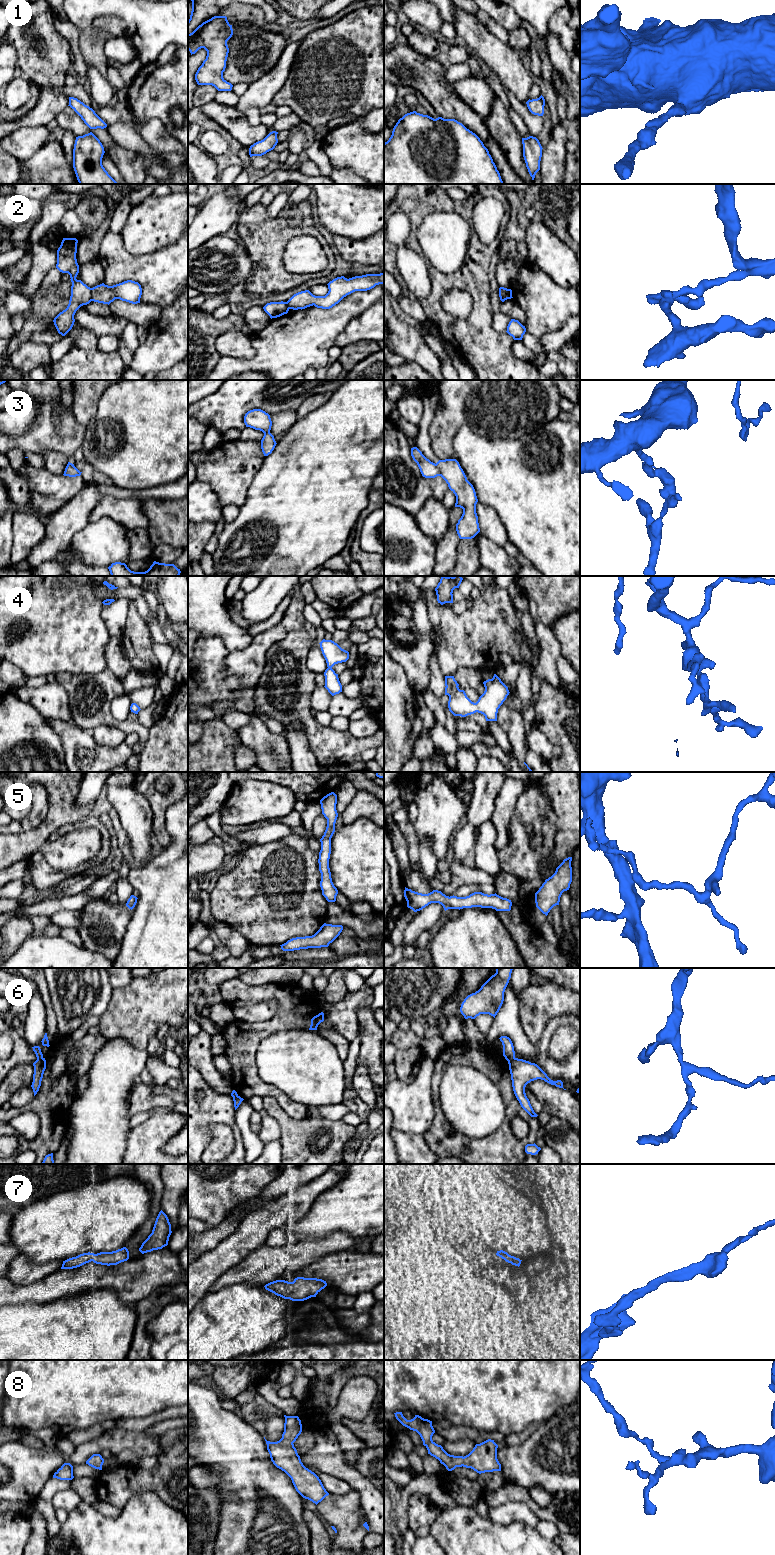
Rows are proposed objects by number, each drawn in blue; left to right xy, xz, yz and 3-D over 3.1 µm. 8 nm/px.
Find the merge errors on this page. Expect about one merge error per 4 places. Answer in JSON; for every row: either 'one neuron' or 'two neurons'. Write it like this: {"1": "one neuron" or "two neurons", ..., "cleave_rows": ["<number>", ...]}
{"1": "one neuron", "2": "two neurons", "3": "two neurons", "4": "one neuron", "5": "one neuron", "6": "two neurons", "7": "one neuron", "8": "one neuron", "cleave_rows": ["2", "3", "6"]}

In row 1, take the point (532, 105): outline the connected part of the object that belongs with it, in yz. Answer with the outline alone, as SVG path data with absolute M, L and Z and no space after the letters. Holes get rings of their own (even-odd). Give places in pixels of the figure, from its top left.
M542 95L537 99L532 99L532 100L529 99L526 102L526 104L527 104L527 107L528 107L529 111L532 114L538 115L538 116L543 116L544 106L545 106L545 99Z

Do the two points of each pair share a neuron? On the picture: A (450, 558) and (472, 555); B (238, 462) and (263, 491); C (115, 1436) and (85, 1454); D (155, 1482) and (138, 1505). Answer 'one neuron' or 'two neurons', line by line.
A: two neurons
B: two neurons
C: one neuron
D: two neurons

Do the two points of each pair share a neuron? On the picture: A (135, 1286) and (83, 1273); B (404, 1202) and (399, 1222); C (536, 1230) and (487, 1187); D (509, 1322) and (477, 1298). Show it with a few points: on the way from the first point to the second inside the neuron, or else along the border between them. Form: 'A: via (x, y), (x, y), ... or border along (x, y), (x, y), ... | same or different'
A: via (122, 1278), (96, 1277) | same
B: via (400, 1207), (399, 1217) | same
C: via (523, 1225), (498, 1200) | same
D: via (501, 1322), (484, 1306) | same

